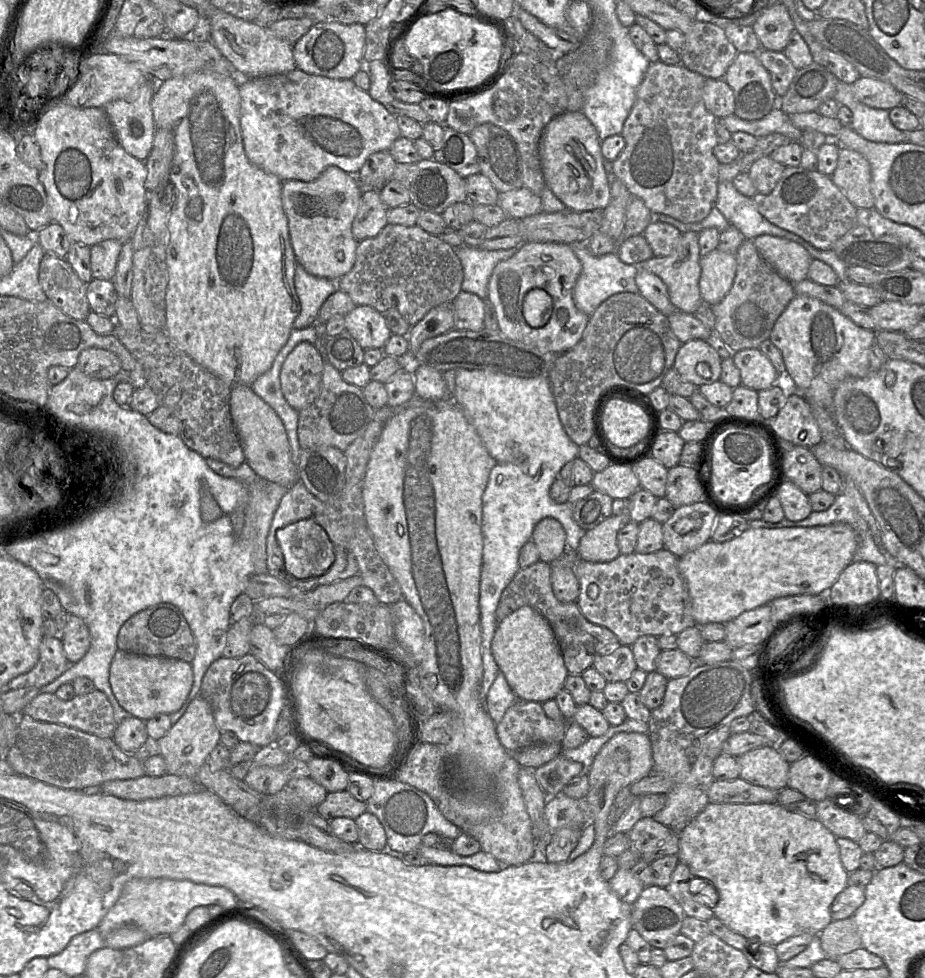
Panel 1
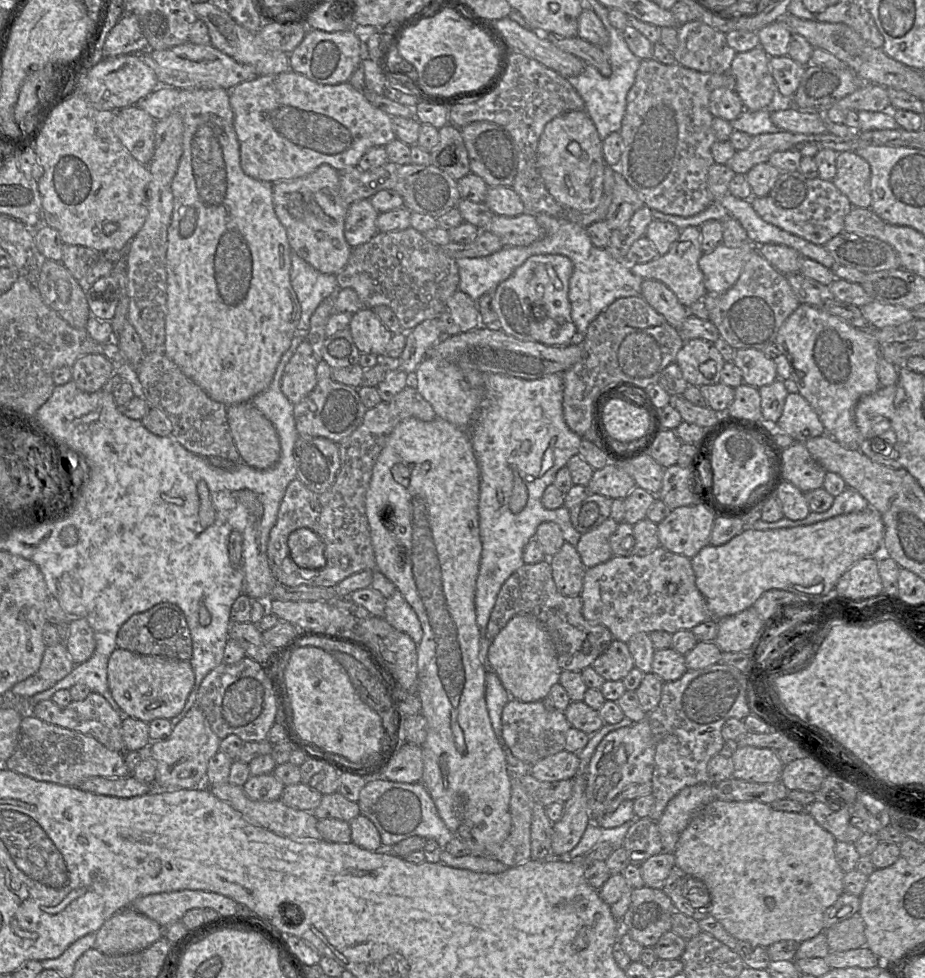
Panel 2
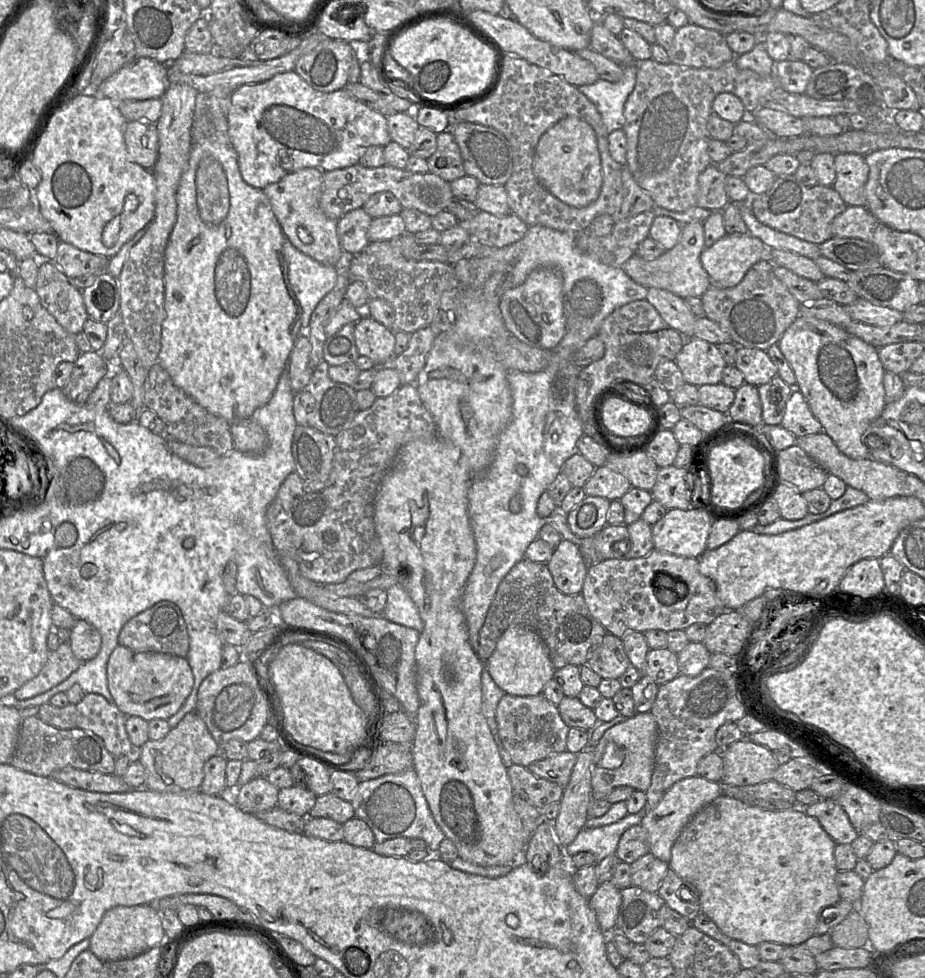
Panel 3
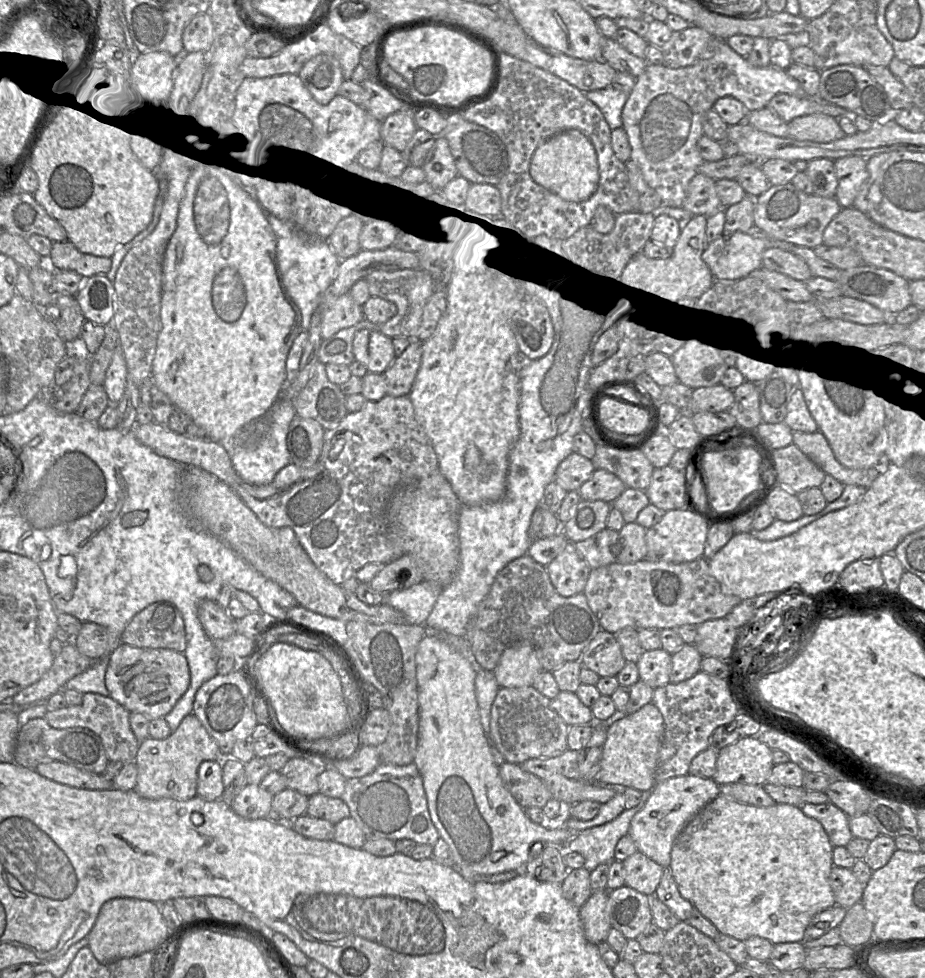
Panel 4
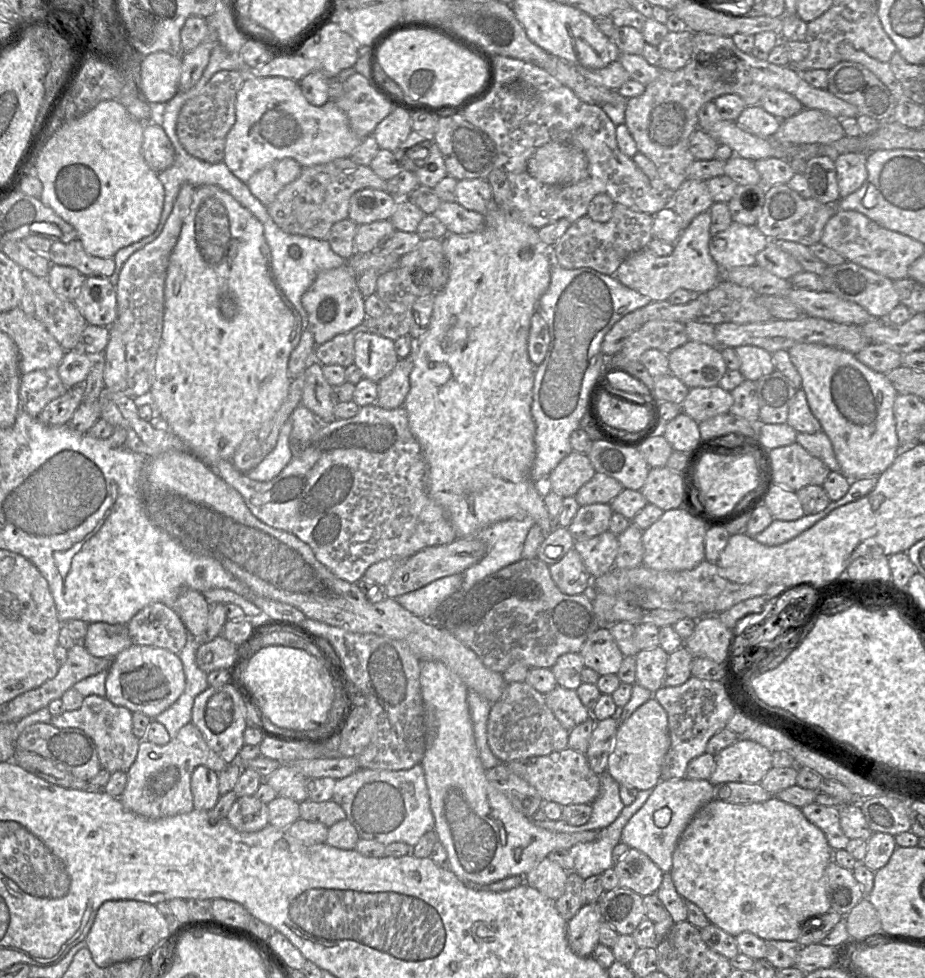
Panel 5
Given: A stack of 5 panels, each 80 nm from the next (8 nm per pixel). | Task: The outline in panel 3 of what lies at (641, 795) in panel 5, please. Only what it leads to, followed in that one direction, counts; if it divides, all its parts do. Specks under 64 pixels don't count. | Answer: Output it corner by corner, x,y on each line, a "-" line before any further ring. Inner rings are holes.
644,808
636,814
627,814
618,822
610,825
596,828
584,827
576,838
564,848
567,858
580,852
591,852
599,862
605,857
615,854
623,833
630,827
640,824
644,817
643,810

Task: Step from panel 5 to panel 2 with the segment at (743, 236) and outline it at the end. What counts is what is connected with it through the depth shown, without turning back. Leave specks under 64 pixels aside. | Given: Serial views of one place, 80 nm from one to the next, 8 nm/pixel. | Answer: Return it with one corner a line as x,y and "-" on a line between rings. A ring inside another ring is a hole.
751,242
741,246
728,247
719,244
712,252
703,253
699,267
704,275
707,294
722,294
738,280
745,261
757,249

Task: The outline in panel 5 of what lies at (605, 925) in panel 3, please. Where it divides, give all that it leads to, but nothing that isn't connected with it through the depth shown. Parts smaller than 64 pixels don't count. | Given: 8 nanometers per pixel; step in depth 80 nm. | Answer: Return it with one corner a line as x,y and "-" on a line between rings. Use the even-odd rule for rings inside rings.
598,901
584,904
567,923
568,944
577,956
591,956
599,943
599,925
602,921

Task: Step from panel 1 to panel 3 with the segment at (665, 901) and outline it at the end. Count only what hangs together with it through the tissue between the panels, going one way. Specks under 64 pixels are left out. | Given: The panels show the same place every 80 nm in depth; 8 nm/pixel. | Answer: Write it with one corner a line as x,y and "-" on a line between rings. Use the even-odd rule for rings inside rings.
636,886
620,890
622,902
616,919
616,931
623,933
634,944
644,944
651,933
660,927
658,913
664,905
657,892
648,892

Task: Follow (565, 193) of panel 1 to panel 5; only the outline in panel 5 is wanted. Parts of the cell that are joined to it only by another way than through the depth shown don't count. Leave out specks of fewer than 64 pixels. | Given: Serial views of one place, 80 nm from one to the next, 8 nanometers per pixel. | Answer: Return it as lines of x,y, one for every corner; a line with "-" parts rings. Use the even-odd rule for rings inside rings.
549,142
539,147
528,160
527,167
538,181
551,185
575,184
589,175
585,154
561,142

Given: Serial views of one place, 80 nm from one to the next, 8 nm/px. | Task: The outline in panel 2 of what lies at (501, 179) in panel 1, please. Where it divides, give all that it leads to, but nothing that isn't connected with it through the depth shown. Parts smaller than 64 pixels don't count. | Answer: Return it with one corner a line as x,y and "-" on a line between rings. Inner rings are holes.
474,122
460,129
468,151
471,173
481,177
489,187
511,187
517,174
517,151
510,133
491,122

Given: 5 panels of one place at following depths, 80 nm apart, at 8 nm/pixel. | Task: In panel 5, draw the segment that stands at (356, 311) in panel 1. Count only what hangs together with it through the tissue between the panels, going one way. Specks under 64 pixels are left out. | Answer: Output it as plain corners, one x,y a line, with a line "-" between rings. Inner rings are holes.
364,332
359,334
355,339
354,364
362,372
363,378
378,383
394,369
399,359
395,351
394,341
390,338

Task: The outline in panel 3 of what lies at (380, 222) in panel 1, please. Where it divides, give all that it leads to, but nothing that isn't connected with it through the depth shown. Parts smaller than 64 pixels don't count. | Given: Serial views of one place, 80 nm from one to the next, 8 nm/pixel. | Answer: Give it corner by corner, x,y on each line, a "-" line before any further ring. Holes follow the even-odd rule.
362,207
347,212
338,220
337,233
346,255
358,253
368,245
367,232
372,220

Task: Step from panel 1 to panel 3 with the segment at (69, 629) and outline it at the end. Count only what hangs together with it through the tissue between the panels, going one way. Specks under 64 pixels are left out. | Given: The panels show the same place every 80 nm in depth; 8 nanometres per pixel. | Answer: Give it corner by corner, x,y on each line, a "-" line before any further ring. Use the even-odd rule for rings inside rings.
77,619
70,629
68,644
73,654
83,663
98,654
101,647
101,635
90,623

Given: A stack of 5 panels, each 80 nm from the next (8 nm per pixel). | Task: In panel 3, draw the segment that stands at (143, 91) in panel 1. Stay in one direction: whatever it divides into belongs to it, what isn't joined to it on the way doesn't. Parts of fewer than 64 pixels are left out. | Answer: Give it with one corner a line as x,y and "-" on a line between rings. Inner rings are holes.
128,121
124,140
131,160
148,170
152,170
157,161
159,149
156,122

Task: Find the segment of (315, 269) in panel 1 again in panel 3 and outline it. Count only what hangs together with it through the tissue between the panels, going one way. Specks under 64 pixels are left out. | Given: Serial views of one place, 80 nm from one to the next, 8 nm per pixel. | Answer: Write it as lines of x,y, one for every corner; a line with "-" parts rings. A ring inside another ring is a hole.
303,168
289,173
279,181
262,190
268,198
286,238
302,253
316,261
339,267
346,260
337,233
338,221
329,218
319,206
324,171
318,168

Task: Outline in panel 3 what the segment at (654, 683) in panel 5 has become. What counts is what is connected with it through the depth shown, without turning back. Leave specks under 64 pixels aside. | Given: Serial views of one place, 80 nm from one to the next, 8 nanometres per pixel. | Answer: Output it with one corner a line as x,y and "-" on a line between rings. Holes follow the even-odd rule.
667,647
650,649
642,675
651,677
658,685
675,679
680,674
677,654

